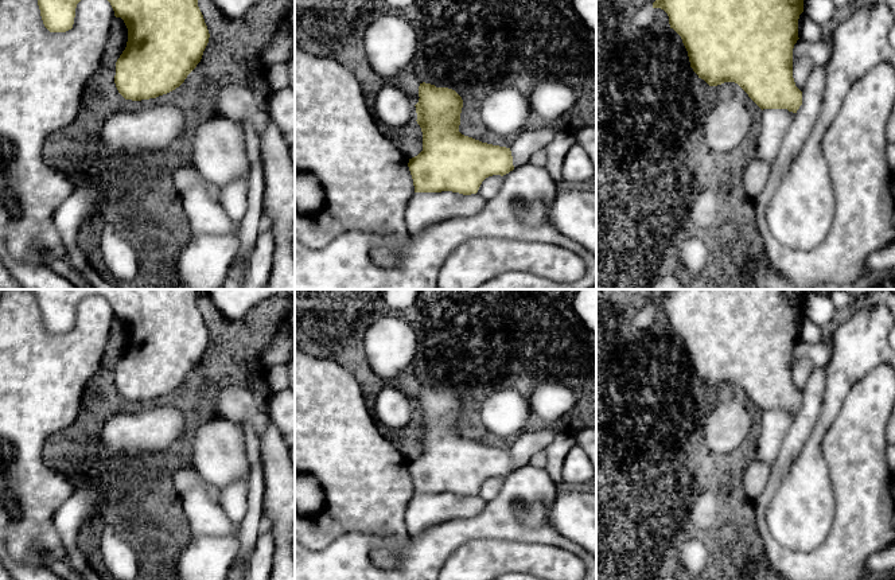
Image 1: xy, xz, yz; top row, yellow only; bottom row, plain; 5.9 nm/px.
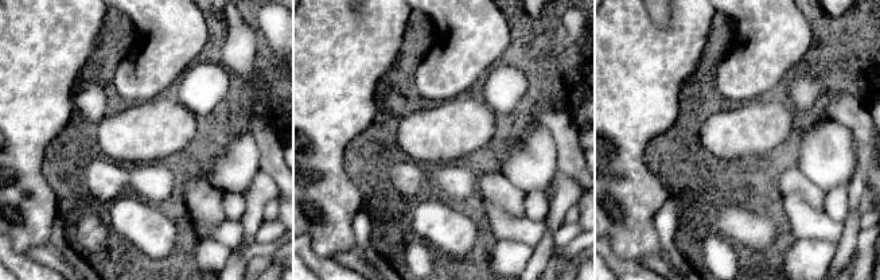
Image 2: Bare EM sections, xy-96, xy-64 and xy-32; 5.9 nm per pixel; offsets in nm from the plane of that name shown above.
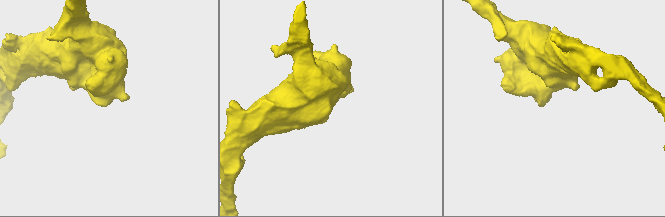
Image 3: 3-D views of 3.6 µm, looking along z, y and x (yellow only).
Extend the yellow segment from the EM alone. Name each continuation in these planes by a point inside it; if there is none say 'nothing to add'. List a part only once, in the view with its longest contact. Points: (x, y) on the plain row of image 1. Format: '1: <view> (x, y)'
nothing to add

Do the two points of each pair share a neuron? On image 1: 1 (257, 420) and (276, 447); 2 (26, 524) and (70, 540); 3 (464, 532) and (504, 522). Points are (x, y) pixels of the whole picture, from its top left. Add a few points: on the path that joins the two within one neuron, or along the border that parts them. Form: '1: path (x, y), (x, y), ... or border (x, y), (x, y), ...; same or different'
1: border (269, 417), (260, 439); different
2: border (61, 505), (54, 516), (54, 528), (66, 556); different
3: path (474, 529), (494, 522); same

